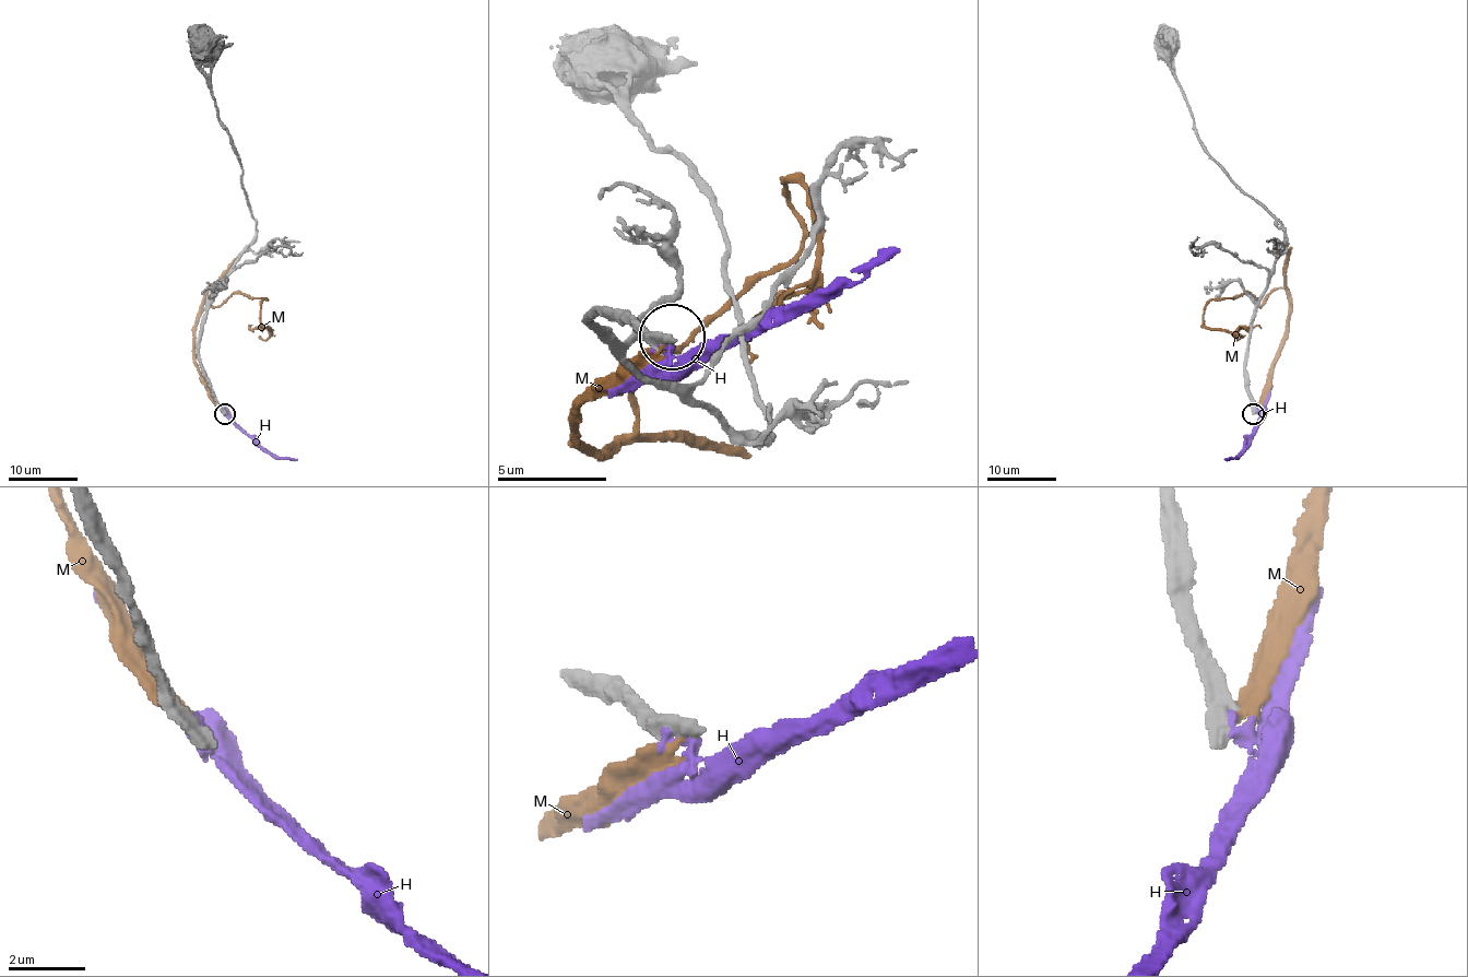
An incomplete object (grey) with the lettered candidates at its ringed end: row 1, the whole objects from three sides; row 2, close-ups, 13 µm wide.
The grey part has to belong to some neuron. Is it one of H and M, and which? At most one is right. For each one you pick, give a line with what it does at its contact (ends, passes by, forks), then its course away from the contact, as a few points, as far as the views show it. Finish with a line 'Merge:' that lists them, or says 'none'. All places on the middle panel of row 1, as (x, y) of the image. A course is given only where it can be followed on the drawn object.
Merge: none

